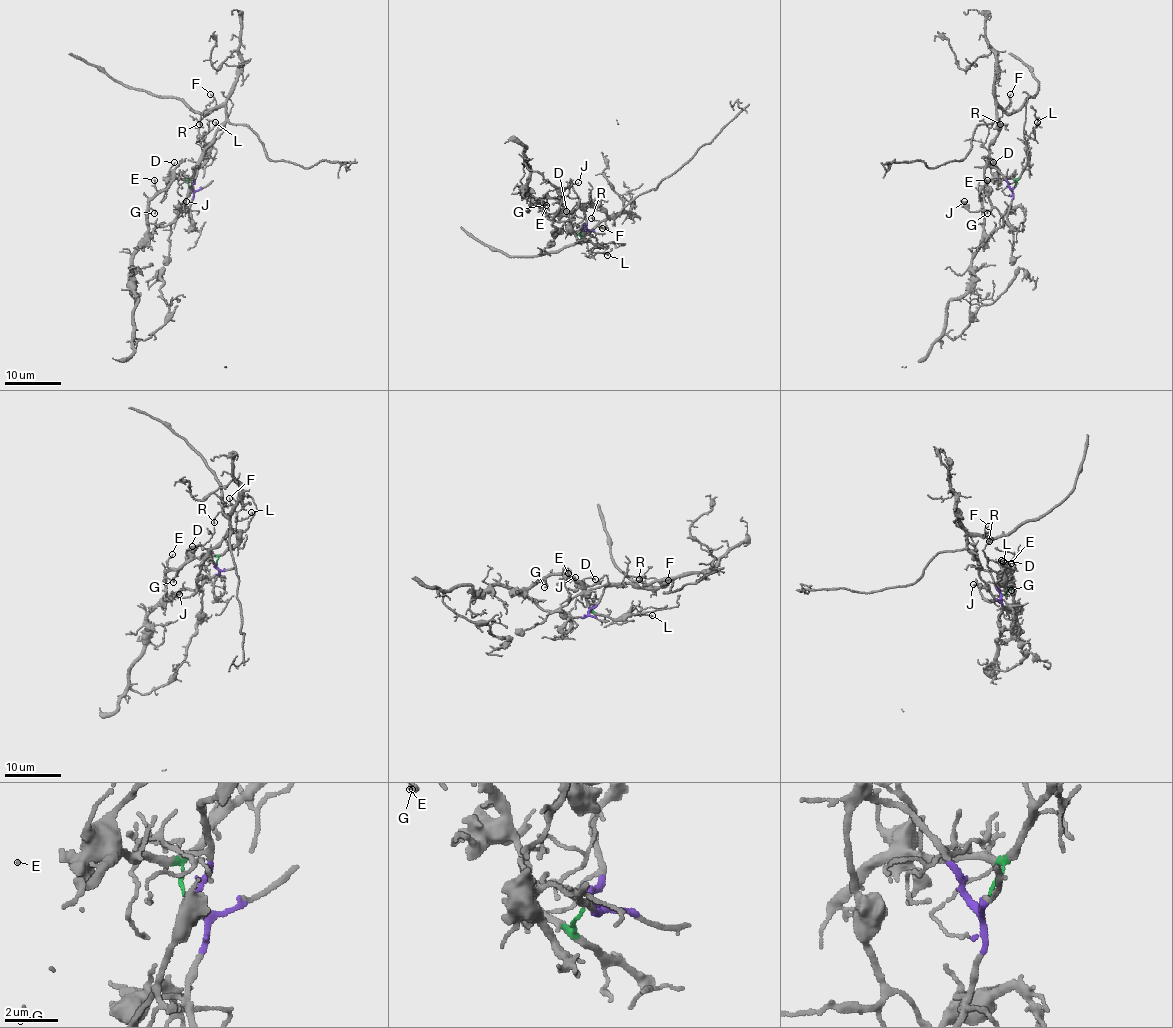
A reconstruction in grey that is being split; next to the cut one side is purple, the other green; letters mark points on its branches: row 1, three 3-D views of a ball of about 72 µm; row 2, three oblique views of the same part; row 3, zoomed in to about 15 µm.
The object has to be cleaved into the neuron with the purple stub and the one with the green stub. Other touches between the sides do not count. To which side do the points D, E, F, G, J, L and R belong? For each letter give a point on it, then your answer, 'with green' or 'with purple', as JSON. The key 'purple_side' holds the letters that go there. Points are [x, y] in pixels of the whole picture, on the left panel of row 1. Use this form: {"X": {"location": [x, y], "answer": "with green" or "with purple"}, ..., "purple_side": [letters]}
{"D": {"location": [174, 162], "answer": "with green"}, "E": {"location": [154, 180], "answer": "with green"}, "F": {"location": [210, 94], "answer": "with purple"}, "G": {"location": [154, 213], "answer": "with green"}, "J": {"location": [186, 201], "answer": "with purple"}, "L": {"location": [215, 122], "answer": "with green"}, "R": {"location": [199, 124], "answer": "with purple"}, "purple_side": ["F", "J", "R"]}

